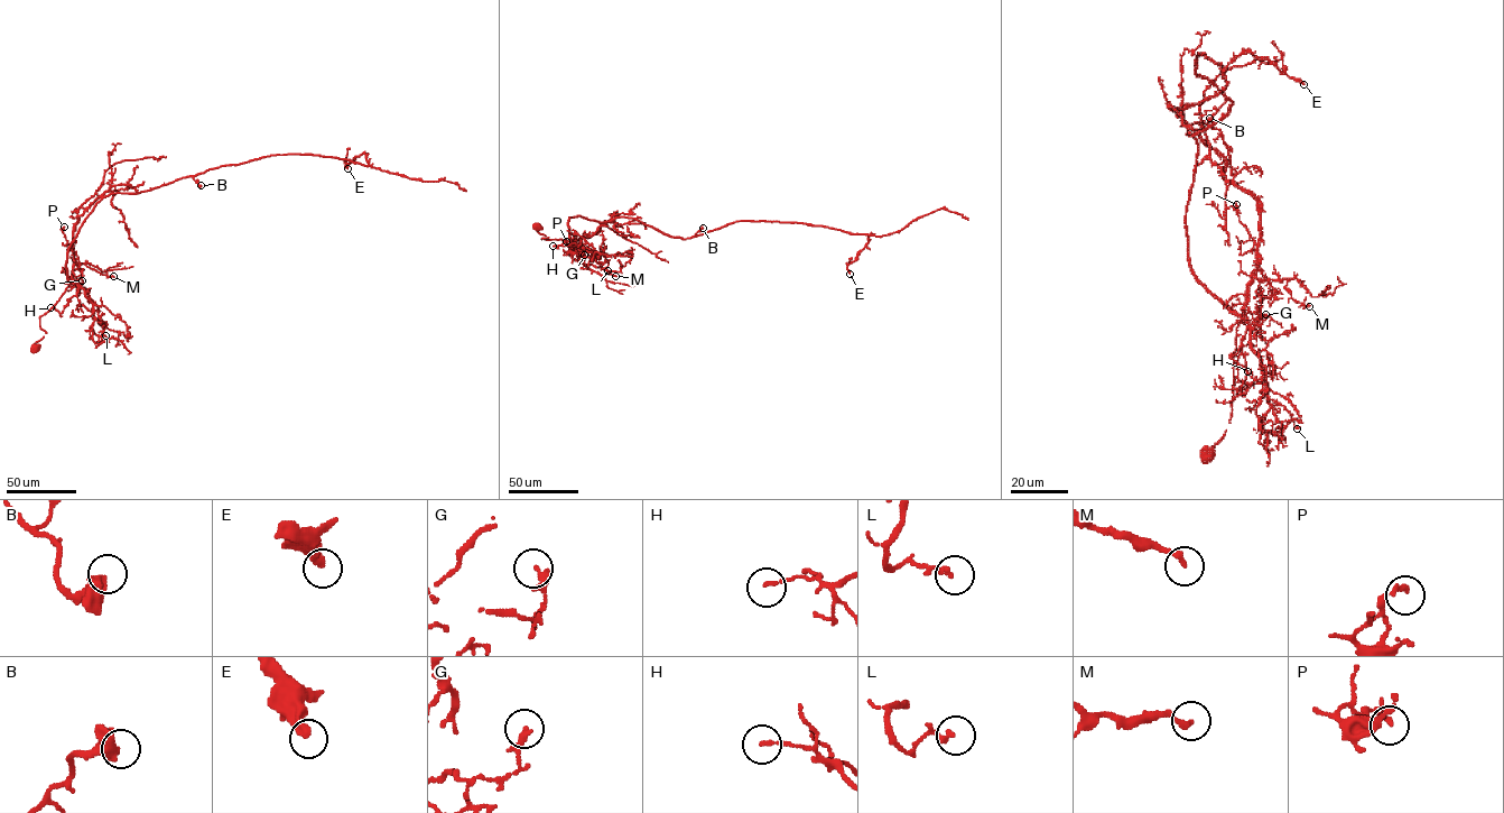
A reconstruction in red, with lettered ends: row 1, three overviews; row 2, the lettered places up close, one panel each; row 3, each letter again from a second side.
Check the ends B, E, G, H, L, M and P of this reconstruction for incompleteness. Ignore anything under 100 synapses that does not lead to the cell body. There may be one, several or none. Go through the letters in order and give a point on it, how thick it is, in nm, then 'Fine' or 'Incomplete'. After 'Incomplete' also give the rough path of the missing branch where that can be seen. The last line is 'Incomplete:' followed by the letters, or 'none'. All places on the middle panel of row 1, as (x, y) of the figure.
B: Place: (703, 228). Thickness 600 nm. Fine
E: Place: (850, 274). Thickness 360 nm. Fine
G: Place: (584, 255). Thickness 300 nm. Fine
H: Place: (553, 246). Thickness 130 nm. Fine
L: Place: (607, 270). Thickness 120 nm. Fine
M: Place: (615, 276). Thickness 200 nm. Fine
P: Place: (566, 241). Thickness 180 nm. Fine
Incomplete: none

